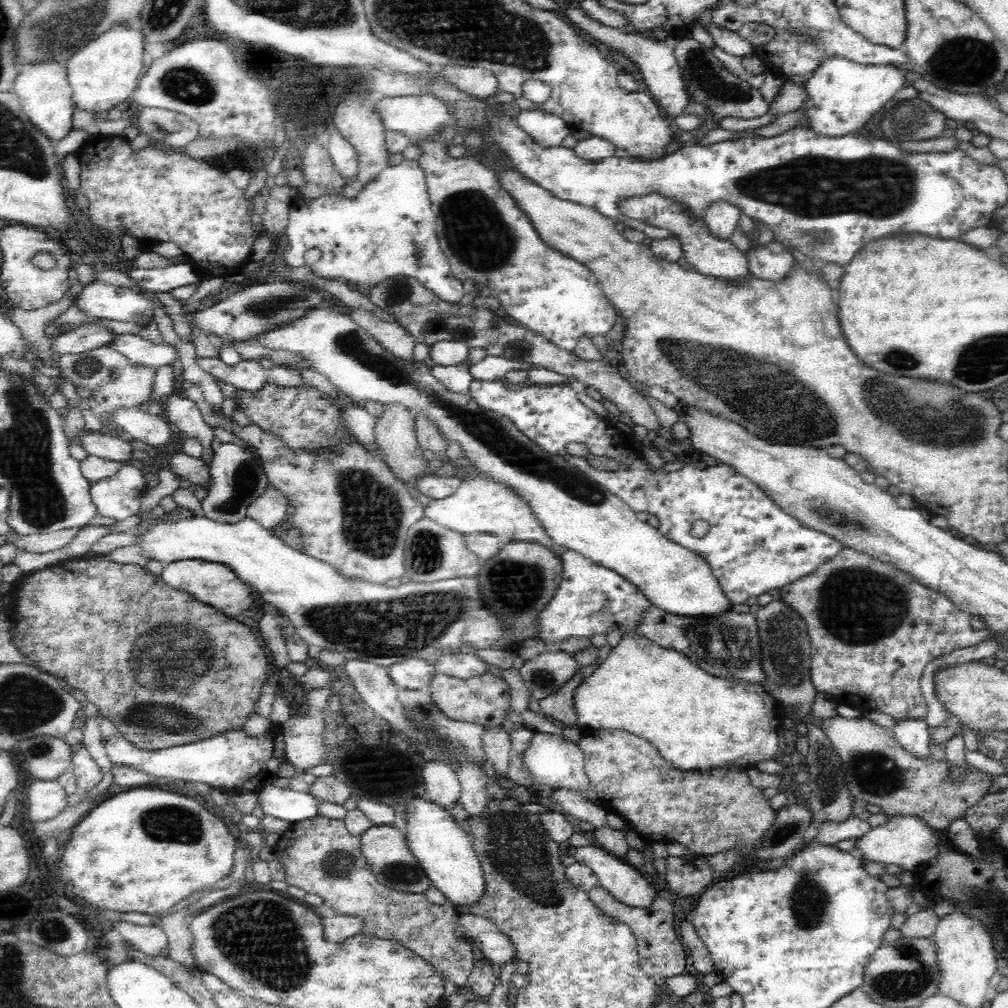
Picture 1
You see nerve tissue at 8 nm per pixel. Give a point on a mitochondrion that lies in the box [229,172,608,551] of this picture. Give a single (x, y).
(476, 234)

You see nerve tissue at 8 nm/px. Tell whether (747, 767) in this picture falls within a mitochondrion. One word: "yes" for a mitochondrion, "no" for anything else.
no

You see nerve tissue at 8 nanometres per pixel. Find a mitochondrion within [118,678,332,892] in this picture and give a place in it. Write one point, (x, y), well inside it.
(161, 717)

